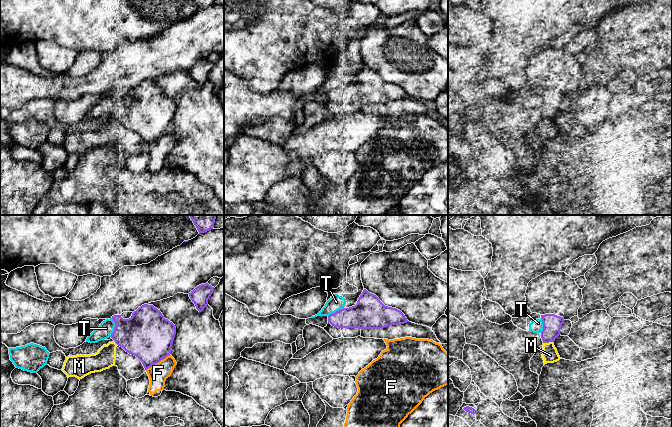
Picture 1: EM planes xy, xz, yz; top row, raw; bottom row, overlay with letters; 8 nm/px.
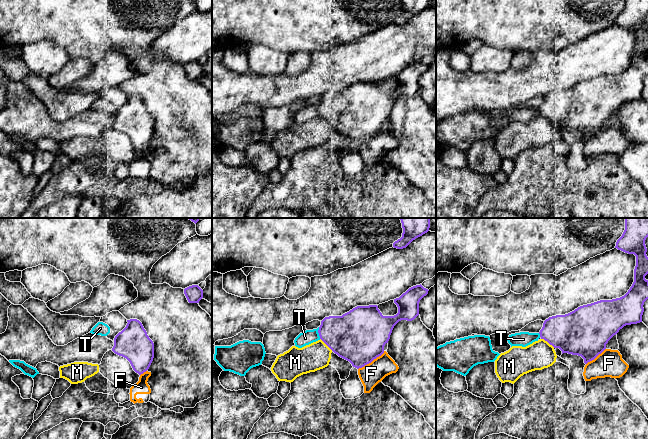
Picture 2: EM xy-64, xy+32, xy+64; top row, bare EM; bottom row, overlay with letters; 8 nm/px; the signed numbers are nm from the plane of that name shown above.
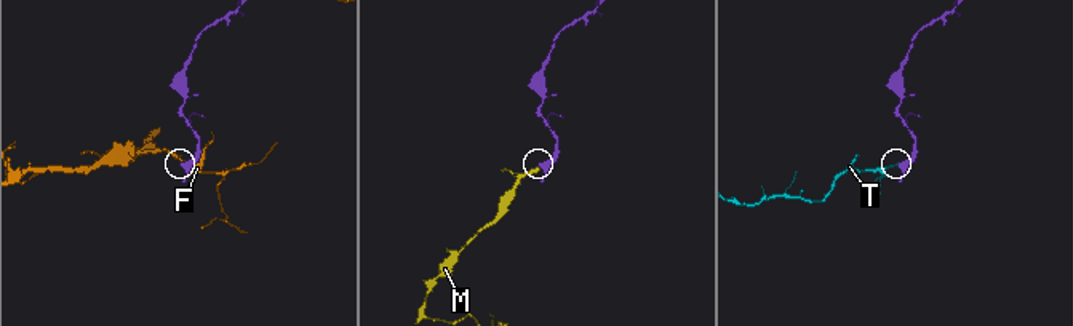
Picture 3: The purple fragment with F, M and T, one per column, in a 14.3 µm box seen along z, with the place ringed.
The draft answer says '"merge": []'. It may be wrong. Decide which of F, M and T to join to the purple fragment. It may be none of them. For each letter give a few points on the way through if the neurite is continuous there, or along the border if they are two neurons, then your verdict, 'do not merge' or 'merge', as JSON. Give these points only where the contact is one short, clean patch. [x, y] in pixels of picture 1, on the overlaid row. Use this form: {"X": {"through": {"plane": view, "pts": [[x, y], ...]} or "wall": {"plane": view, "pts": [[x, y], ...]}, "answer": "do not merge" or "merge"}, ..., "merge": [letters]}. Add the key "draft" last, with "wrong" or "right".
{"F": {"wall": {"plane": "xy", "pts": [[169, 354], [146, 370]]}, "answer": "do not merge"}, "M": {"answer": "do not merge"}, "T": {"answer": "do not merge"}, "merge": [], "draft": "right"}

